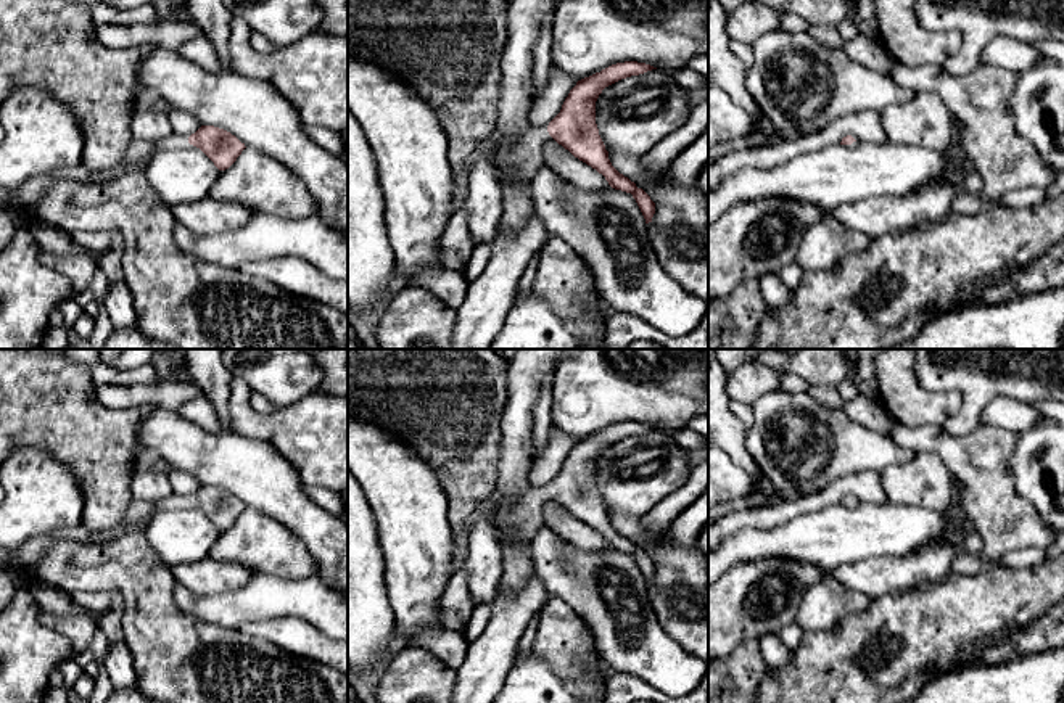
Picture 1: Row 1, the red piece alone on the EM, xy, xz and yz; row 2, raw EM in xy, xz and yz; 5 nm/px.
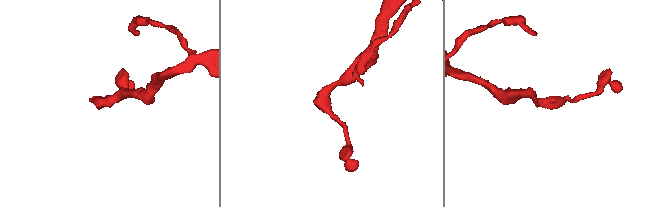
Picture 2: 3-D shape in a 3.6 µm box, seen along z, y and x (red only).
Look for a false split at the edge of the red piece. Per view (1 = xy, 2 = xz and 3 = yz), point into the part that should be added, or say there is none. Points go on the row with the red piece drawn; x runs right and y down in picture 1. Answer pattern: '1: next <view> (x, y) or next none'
1: next xy (173, 142)
2: next xz (527, 156)
3: next none

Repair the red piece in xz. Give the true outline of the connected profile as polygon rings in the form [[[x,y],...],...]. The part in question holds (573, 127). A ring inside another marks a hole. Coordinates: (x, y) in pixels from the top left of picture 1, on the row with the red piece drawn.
[[[625,61],[578,80],[565,98],[560,113],[546,129],[531,125],[518,137],[504,158],[493,151],[491,162],[499,182],[505,175],[502,166],[510,164],[526,183],[531,183],[536,172],[546,166],[544,142],[551,135],[575,158],[602,174],[612,188],[631,193],[645,224],[652,222],[655,203],[642,188],[637,188],[634,182],[612,166],[596,124],[596,101],[605,87],[652,69],[657,68],[645,63]]]

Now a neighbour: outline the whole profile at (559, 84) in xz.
[[[552,63],[542,95],[533,100],[530,111],[531,125],[547,129],[549,122],[560,113],[565,98],[576,82],[576,77]]]

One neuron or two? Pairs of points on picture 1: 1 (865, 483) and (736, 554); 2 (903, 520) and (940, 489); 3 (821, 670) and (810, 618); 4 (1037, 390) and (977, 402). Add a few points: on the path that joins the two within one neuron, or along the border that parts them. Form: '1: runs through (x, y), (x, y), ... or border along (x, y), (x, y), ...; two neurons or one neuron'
1: border along (839, 502), (794, 515), (775, 528); two neurons
2: border along (887, 501), (897, 505), (923, 505), (942, 512); two neurons
3: border along (849, 616), (844, 616), (828, 629), (805, 631); two neurons
4: runs through (1022, 386), (992, 388); one neuron

